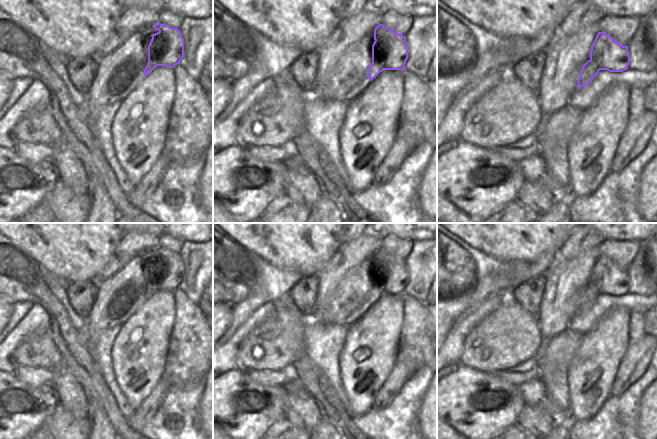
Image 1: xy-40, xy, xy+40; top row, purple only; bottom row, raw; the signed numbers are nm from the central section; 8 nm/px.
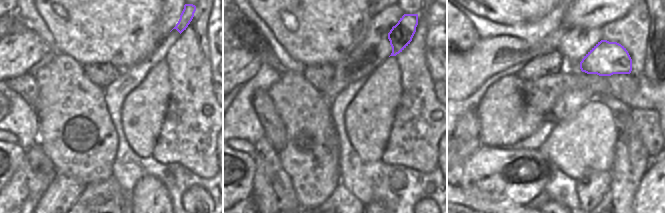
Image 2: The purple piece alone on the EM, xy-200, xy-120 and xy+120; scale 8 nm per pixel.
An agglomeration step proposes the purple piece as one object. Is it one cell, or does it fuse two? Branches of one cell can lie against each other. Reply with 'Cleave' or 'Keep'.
Keep

